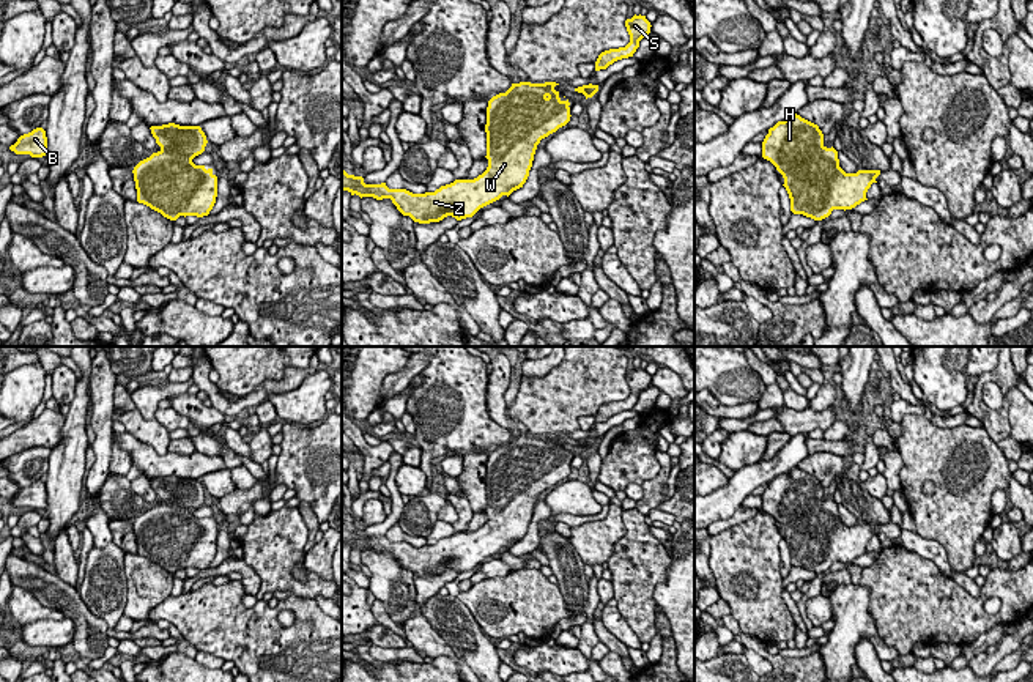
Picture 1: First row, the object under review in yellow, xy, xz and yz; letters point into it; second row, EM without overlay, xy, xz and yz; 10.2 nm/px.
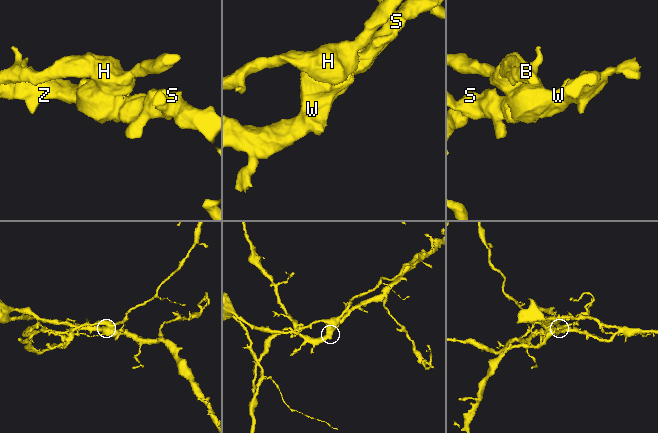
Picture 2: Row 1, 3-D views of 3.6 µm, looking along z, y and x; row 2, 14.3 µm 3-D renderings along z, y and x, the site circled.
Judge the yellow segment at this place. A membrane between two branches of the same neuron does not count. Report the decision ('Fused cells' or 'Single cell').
Fused cells

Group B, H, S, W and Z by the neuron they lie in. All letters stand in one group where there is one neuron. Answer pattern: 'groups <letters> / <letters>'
groups B H / S W Z

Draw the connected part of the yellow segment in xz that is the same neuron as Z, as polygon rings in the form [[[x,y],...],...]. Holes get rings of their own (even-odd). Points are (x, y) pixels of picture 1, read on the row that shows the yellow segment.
[[[520,82],[512,83],[505,93],[499,93],[488,101],[487,107],[487,170],[474,180],[455,180],[450,184],[441,186],[435,192],[413,194],[406,189],[389,189],[386,183],[365,184],[362,176],[348,175],[342,170],[342,191],[351,195],[373,197],[376,200],[391,198],[403,216],[409,216],[414,222],[430,224],[439,222],[447,216],[457,221],[472,217],[480,208],[499,200],[502,195],[510,195],[513,191],[523,187],[532,167],[537,145],[542,139],[556,132],[570,121],[570,102],[562,101],[557,91],[548,91],[540,83]],[[531,101],[537,104],[528,110],[528,118],[509,120],[507,115],[513,109],[526,107]]]

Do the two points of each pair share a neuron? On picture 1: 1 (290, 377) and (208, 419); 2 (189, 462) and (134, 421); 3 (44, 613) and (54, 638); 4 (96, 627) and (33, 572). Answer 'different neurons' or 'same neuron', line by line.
1: different neurons
2: different neurons
3: different neurons
4: same neuron

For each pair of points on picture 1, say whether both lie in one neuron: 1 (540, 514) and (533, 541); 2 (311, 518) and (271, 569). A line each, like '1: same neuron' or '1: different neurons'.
1: same neuron
2: different neurons

